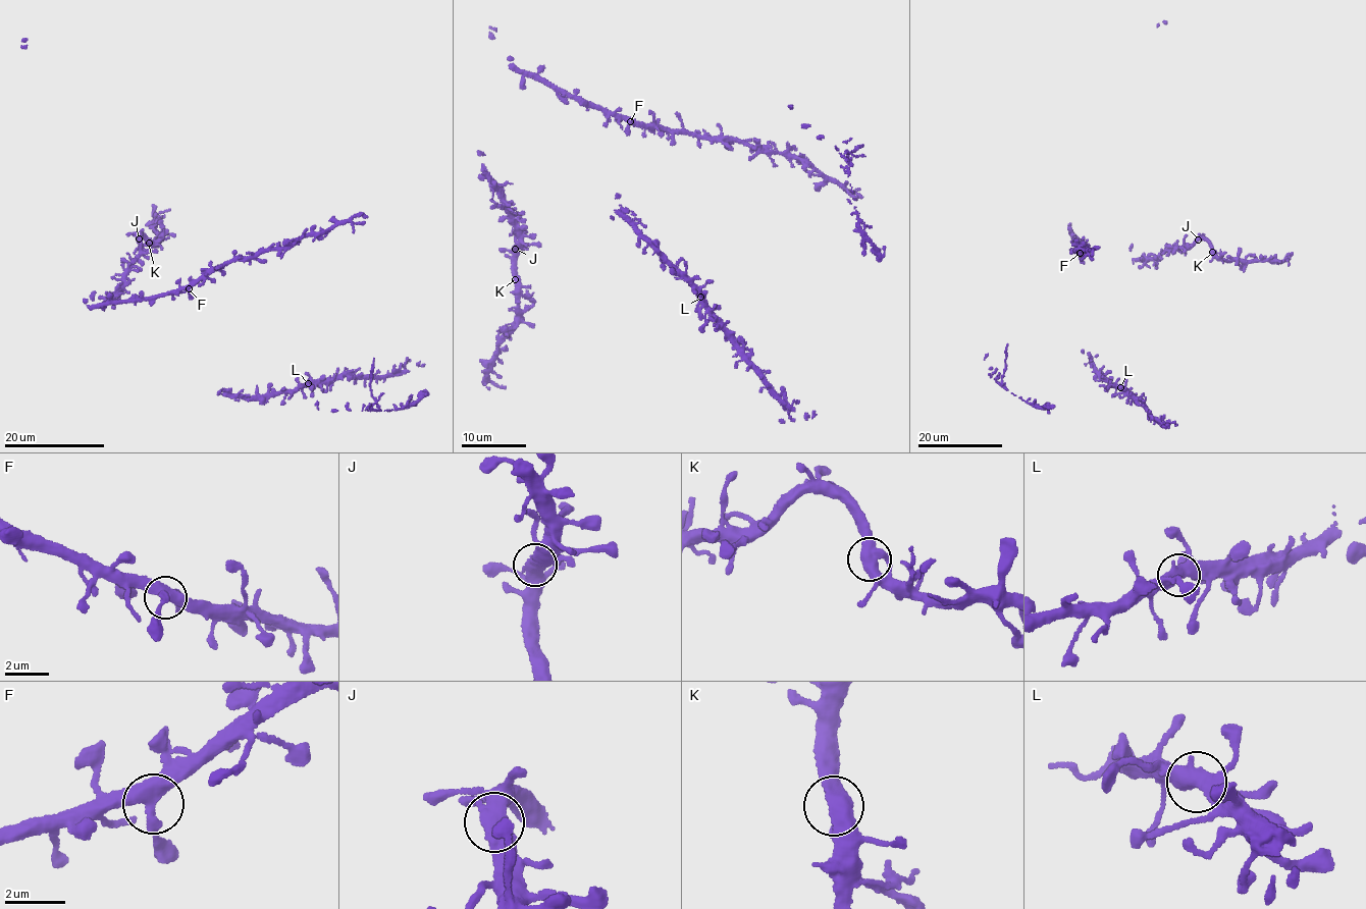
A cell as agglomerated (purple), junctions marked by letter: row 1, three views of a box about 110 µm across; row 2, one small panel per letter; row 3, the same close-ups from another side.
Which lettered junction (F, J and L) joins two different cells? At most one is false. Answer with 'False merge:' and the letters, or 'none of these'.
False merge: none of these

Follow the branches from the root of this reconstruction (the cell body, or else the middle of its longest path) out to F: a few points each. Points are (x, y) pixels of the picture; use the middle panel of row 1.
F: (611, 111), (630, 121)

